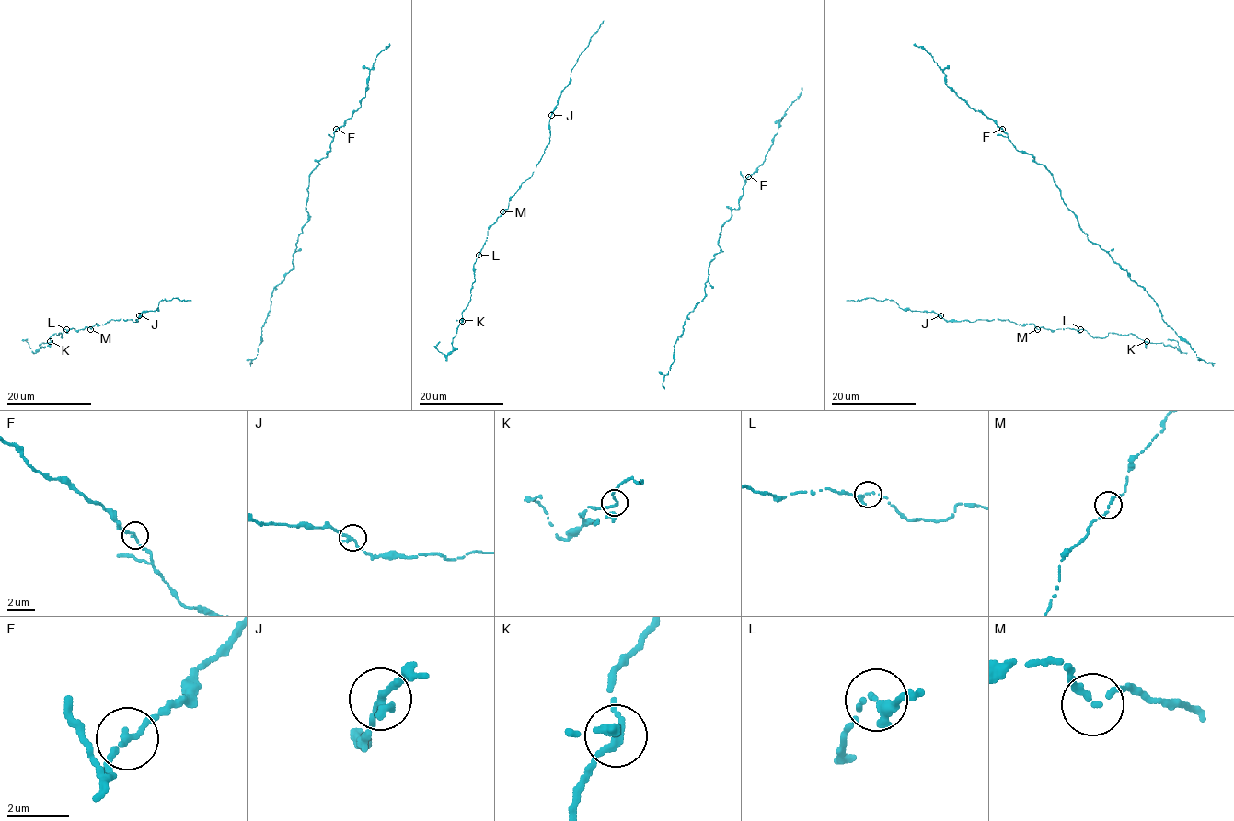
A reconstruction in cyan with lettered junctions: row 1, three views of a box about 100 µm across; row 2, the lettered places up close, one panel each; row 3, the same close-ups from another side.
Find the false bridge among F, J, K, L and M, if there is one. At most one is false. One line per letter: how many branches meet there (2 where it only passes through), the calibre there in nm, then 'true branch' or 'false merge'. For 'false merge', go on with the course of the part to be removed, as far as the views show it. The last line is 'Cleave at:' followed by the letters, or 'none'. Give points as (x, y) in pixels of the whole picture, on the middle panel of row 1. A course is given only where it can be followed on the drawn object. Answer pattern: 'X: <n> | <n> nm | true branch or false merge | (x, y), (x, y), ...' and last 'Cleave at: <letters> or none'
F: 2 | 170 nm | true branch
J: 3 | 170 nm | true branch
K: 3 | 180 nm | true branch
L: 3 | 160 nm | true branch
M: 2 | 180 nm | true branch
Cleave at: none

